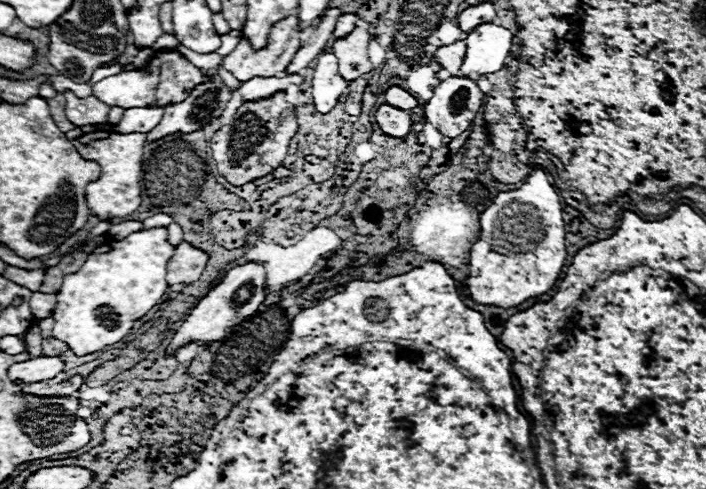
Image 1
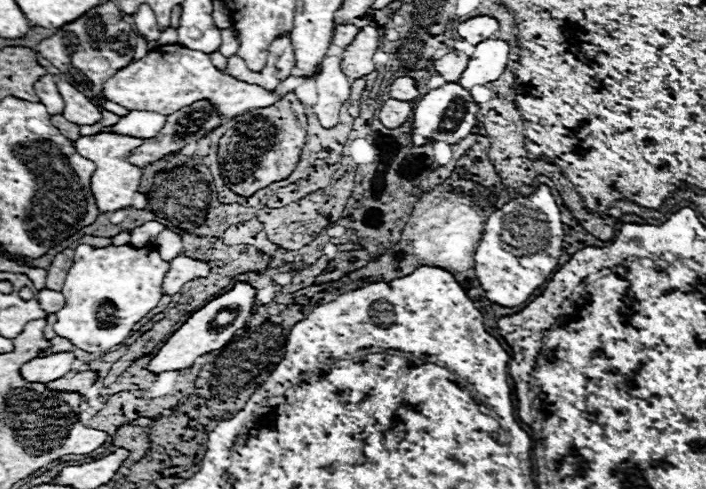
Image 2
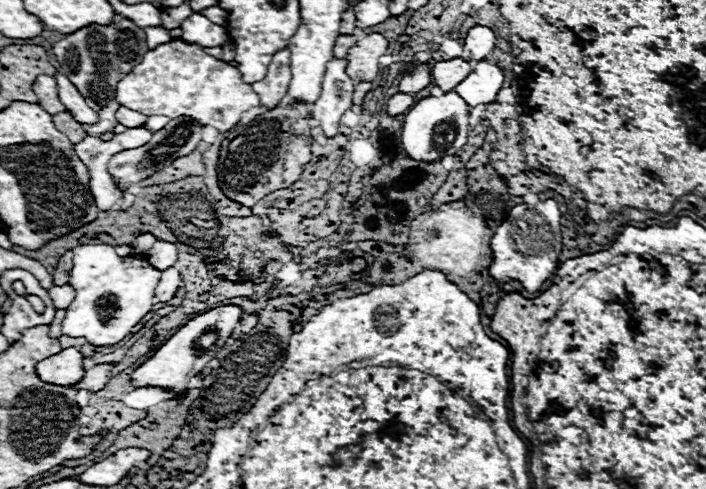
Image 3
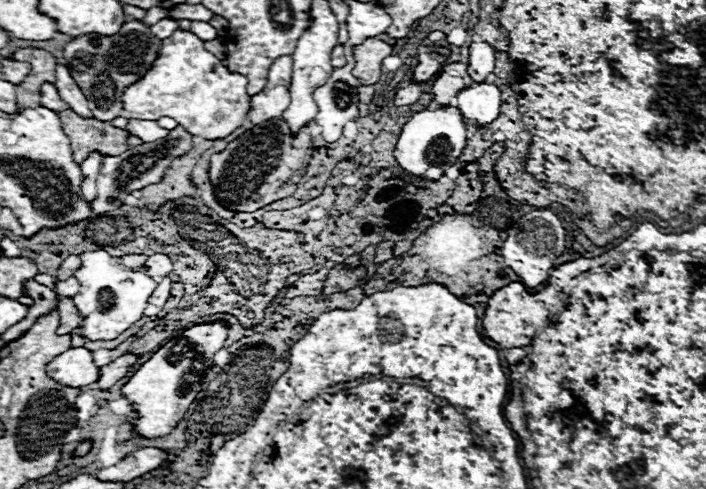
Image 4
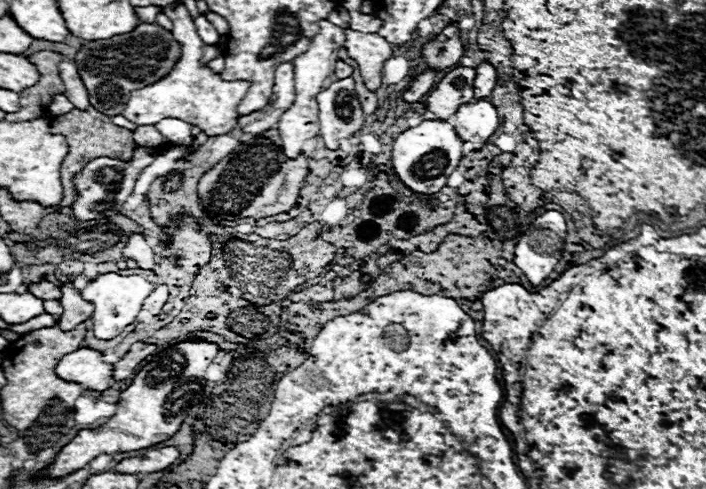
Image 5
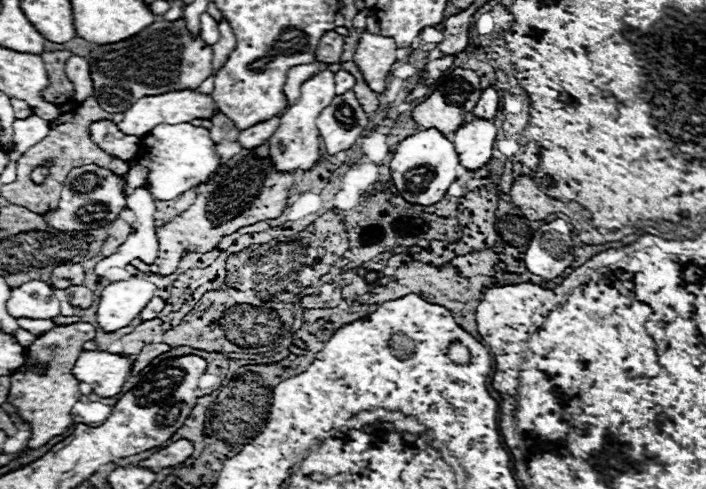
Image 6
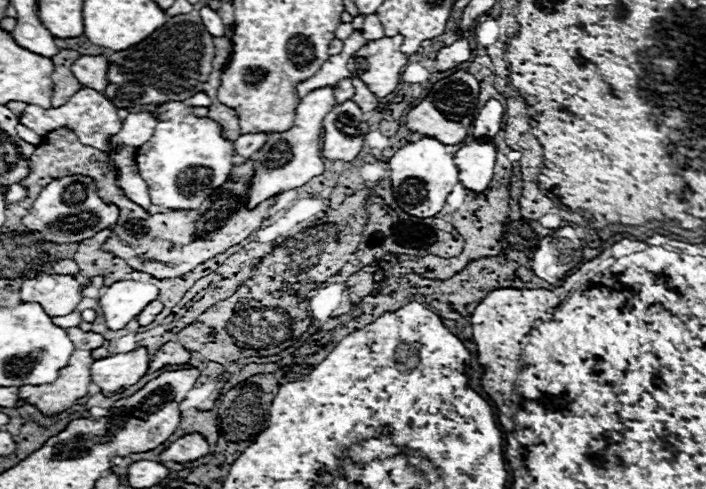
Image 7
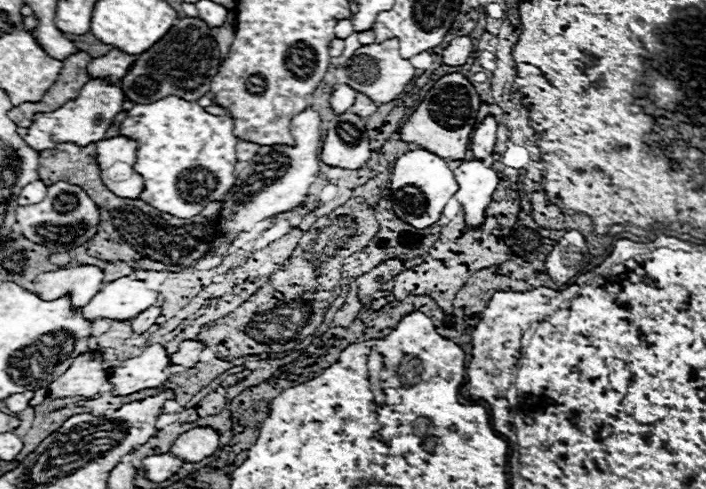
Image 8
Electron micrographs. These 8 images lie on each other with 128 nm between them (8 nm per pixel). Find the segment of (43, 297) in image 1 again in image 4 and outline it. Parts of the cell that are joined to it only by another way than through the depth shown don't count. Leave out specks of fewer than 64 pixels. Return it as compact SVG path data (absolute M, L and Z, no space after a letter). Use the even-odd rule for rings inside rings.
M74 276L69 277L68 280L56 282L56 292L60 296L75 296L79 287L80 284Z

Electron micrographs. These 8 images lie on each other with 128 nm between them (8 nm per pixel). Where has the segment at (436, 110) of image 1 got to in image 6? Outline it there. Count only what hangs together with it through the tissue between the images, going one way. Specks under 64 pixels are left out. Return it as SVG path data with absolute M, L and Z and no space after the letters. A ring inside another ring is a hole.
M434 128L420 130L404 138L394 150L390 162L390 176L400 196L410 204L420 204L420 206L432 206L440 202L448 186L458 178L458 172L460 172L460 158L454 150L454 144Z

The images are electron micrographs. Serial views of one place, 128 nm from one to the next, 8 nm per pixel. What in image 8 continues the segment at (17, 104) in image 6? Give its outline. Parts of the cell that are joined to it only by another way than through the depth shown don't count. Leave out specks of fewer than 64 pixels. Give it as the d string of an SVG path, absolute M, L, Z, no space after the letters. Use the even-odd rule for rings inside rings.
M90 80L78 94L76 100L70 100L62 108L54 112L38 112L34 114L34 122L28 128L28 136L24 142L30 144L34 150L42 152L48 148L56 148L62 142L76 142L78 146L88 146L104 138L112 118L122 110L124 90L120 82L106 82L106 80Z

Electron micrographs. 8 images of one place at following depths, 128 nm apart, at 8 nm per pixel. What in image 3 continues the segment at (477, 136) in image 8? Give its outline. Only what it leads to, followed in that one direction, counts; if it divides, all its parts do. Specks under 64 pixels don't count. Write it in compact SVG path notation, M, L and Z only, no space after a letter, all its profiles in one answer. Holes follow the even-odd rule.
M474 26L468 36L464 38L464 56L466 60L486 60L492 50L494 50L494 42L496 42L496 36L490 28L486 26Z

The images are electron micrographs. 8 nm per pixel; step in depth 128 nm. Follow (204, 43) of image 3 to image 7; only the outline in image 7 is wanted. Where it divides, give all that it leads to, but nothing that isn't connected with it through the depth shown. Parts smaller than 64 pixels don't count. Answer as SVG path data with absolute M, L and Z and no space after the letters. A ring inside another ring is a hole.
M204 6L204 8L200 8L200 16L202 16L202 22L204 22L206 30L208 30L212 36L222 36L222 34L224 34L224 22L222 22L222 18L218 16L216 10L212 10L210 6Z

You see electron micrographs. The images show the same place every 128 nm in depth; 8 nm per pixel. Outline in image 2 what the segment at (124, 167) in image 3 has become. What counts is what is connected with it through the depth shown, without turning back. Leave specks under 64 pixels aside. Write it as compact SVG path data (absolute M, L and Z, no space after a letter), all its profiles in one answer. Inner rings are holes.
M194 102L194 106L188 106L186 110L178 110L178 114L170 114L170 116L166 118L166 126L160 130L160 134L156 134L154 138L144 140L144 144L138 146L138 148L134 148L134 150L126 156L126 160L128 160L130 164L138 166L138 168L144 168L144 166L148 166L148 164L156 162L156 160L160 160L162 156L166 156L166 154L170 154L170 152L178 152L178 150L182 150L184 146L188 146L188 144L192 144L192 142L198 142L200 138L204 138L206 130L212 130L212 128L216 128L218 124L220 124L220 116L216 114L216 110L212 108L210 102Z

